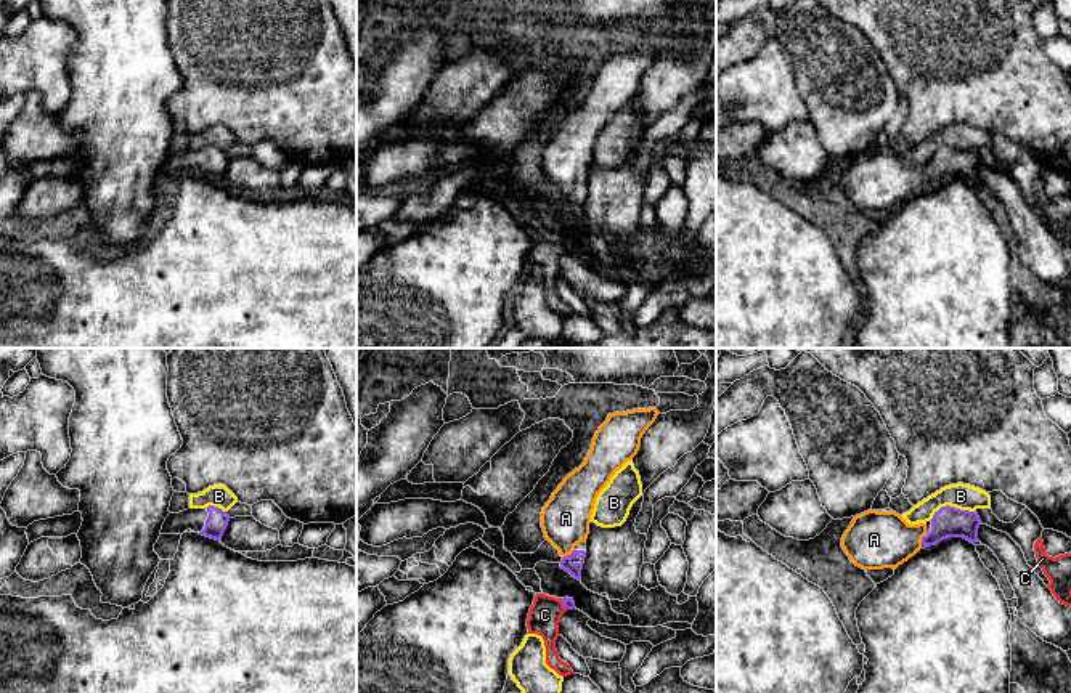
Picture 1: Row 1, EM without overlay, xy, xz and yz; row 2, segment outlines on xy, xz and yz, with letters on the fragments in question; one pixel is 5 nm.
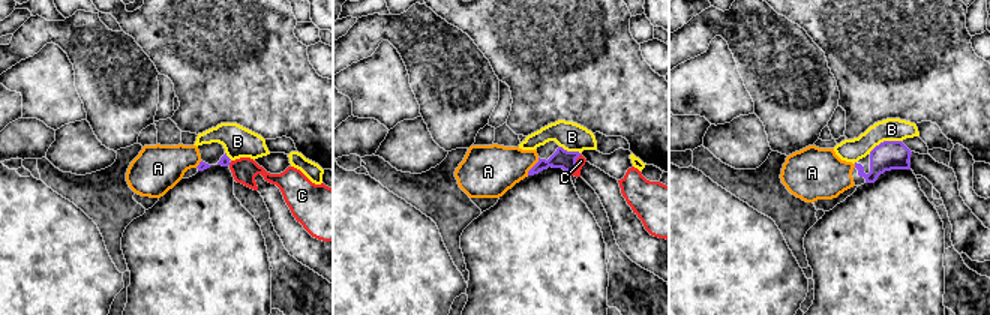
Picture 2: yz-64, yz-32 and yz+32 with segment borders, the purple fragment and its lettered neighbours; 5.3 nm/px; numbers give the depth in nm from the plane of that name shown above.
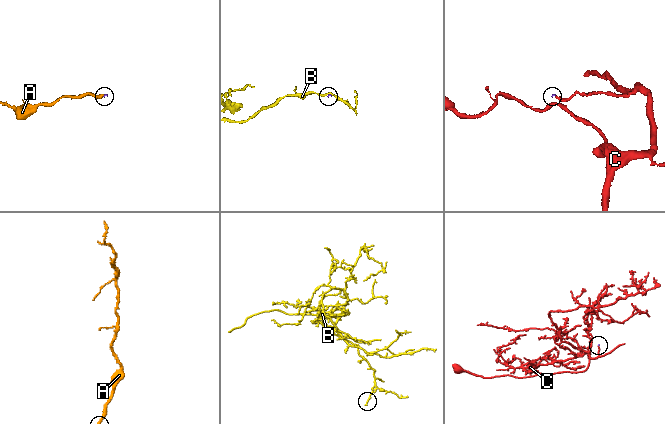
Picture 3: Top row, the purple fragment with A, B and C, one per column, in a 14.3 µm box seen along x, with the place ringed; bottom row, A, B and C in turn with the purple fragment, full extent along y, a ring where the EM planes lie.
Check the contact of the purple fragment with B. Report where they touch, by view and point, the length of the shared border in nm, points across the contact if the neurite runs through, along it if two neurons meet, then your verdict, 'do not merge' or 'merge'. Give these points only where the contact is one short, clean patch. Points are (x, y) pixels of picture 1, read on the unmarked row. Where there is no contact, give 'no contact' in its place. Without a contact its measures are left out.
contact yz (951, 148); length 220 nm; border yz (973, 153), (943, 146), (930, 159); do not merge

